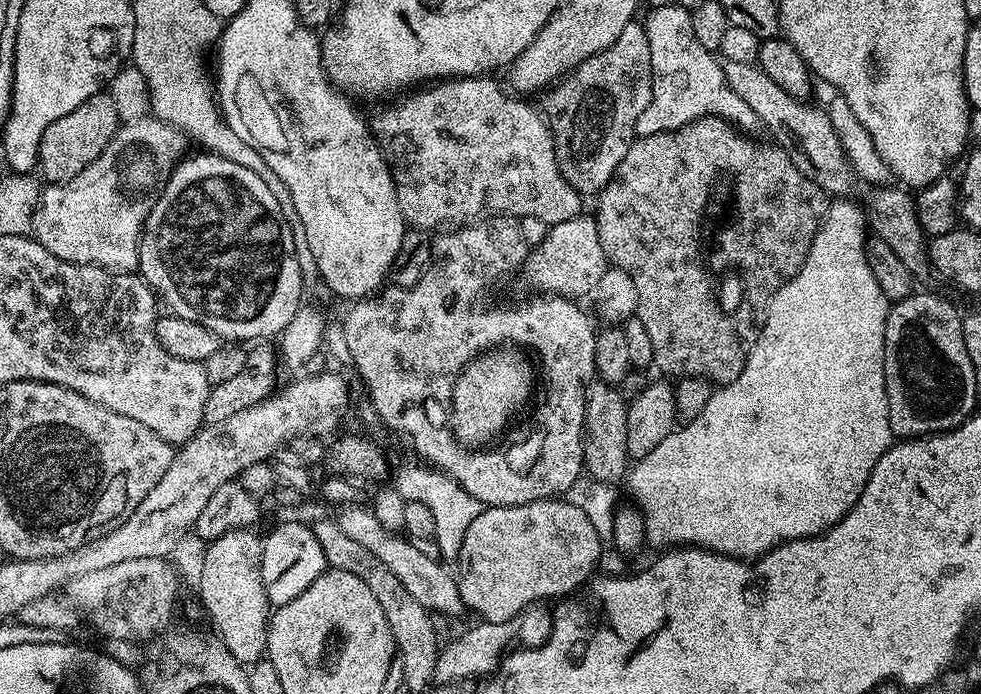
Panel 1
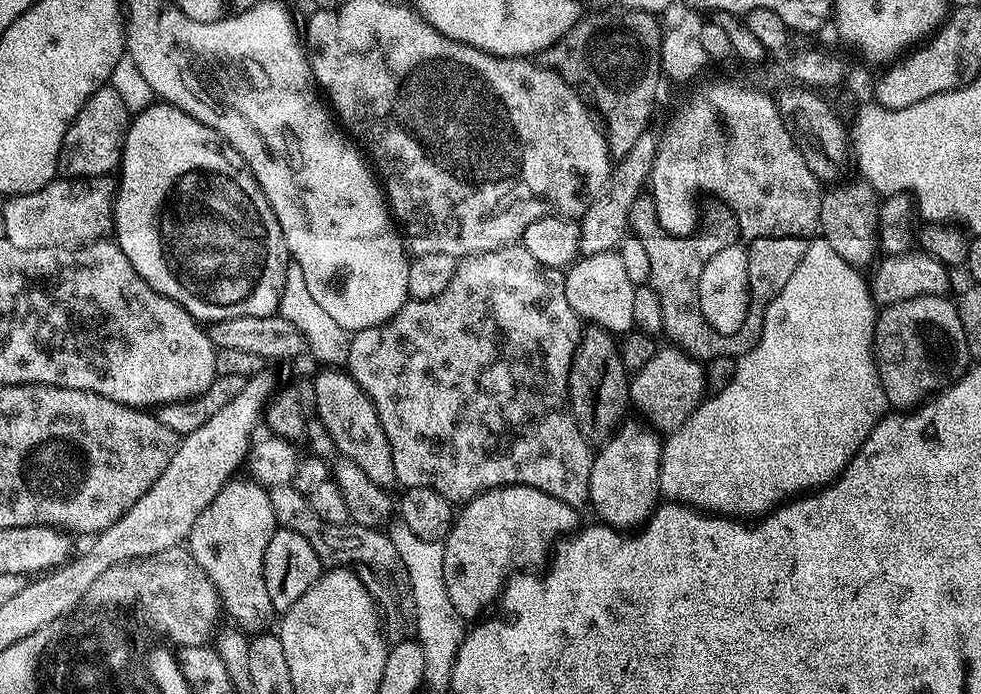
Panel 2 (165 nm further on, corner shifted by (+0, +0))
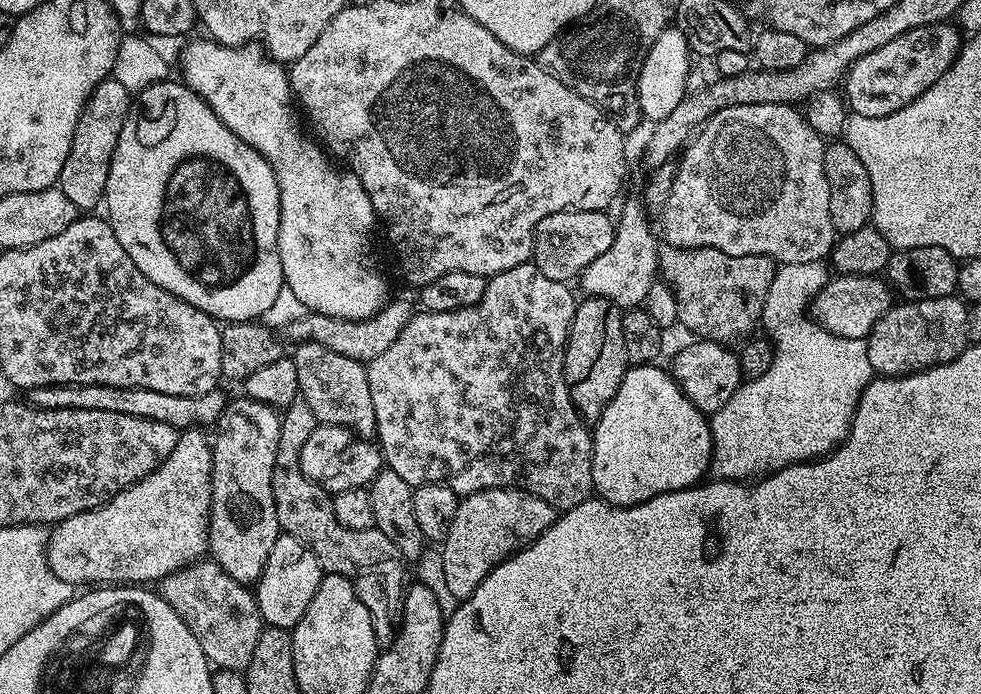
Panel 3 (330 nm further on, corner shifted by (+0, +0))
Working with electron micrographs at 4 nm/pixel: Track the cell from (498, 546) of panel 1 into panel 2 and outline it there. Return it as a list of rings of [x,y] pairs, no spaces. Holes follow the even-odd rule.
[[[521,484],[491,488],[489,492],[484,492],[481,496],[468,501],[459,509],[458,515],[452,521],[448,539],[443,541],[446,589],[454,609],[458,610],[458,614],[468,622],[483,617],[487,613],[484,611],[495,600],[497,603],[501,599],[504,586],[511,576],[524,574],[529,570],[543,569],[549,563],[558,541],[575,533],[581,527],[580,515],[577,509],[571,508],[566,502],[542,490]]]

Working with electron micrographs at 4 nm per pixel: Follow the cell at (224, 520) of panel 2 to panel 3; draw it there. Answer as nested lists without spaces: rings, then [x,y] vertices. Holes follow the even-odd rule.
[[[249,398],[229,399],[214,425],[212,509],[208,515],[208,552],[231,580],[255,585],[274,542],[282,534],[274,510],[274,466],[278,454],[280,416],[277,409]]]

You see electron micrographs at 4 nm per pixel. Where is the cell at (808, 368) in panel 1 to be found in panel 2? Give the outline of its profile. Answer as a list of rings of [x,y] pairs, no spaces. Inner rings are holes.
[[[816,246],[808,247],[806,258],[802,258],[798,270],[794,270],[794,274],[786,278],[782,290],[768,304],[764,315],[764,327],[759,329],[756,345],[737,359],[732,380],[720,392],[712,392],[692,411],[690,418],[686,418],[683,426],[663,441],[660,454],[660,491],[669,501],[686,504],[705,514],[729,518],[760,518],[779,508],[789,498],[796,498],[801,494],[808,494],[831,485],[843,472],[844,467],[856,457],[858,450],[874,430],[874,426],[878,426],[878,422],[884,419],[890,408],[886,394],[882,390],[880,370],[876,366],[874,345],[878,305],[873,299],[869,281],[865,277],[863,280],[860,276],[863,276],[861,269],[847,264],[834,250],[828,247],[821,249]]]

